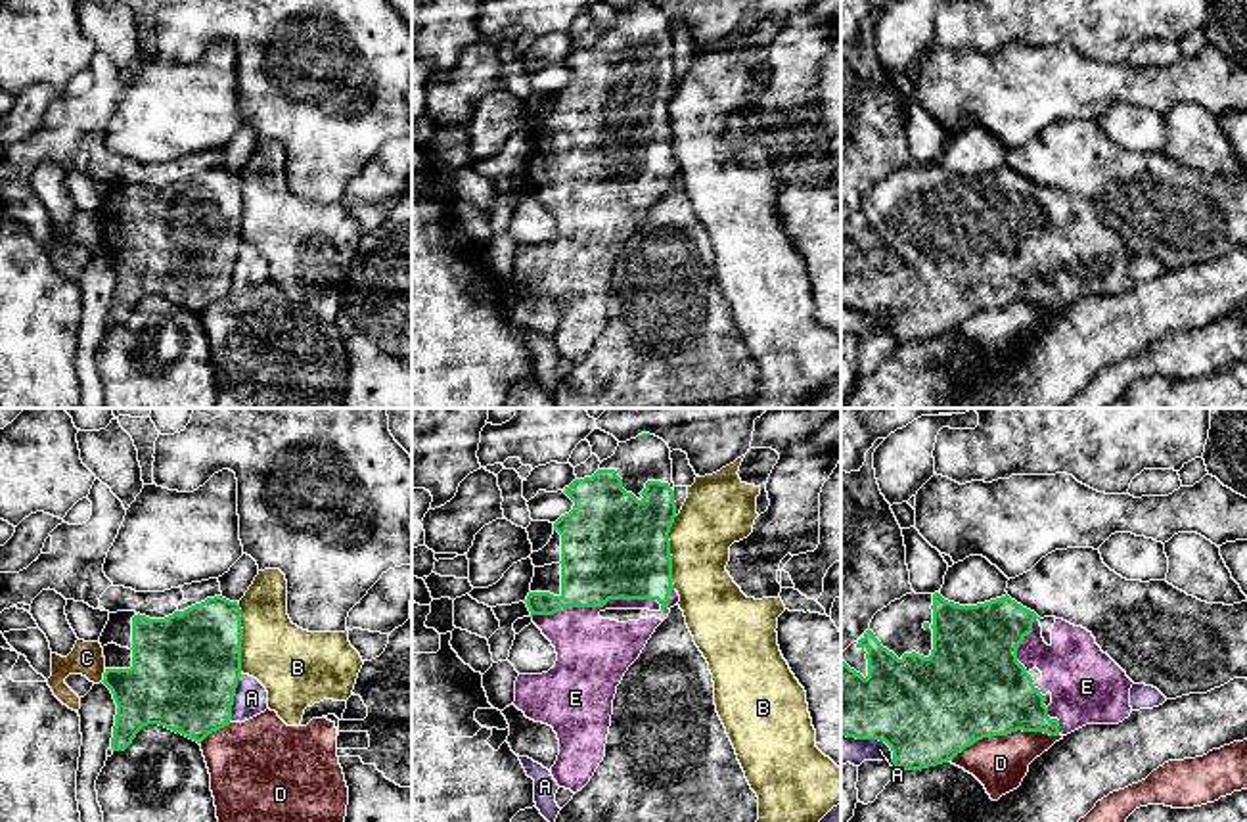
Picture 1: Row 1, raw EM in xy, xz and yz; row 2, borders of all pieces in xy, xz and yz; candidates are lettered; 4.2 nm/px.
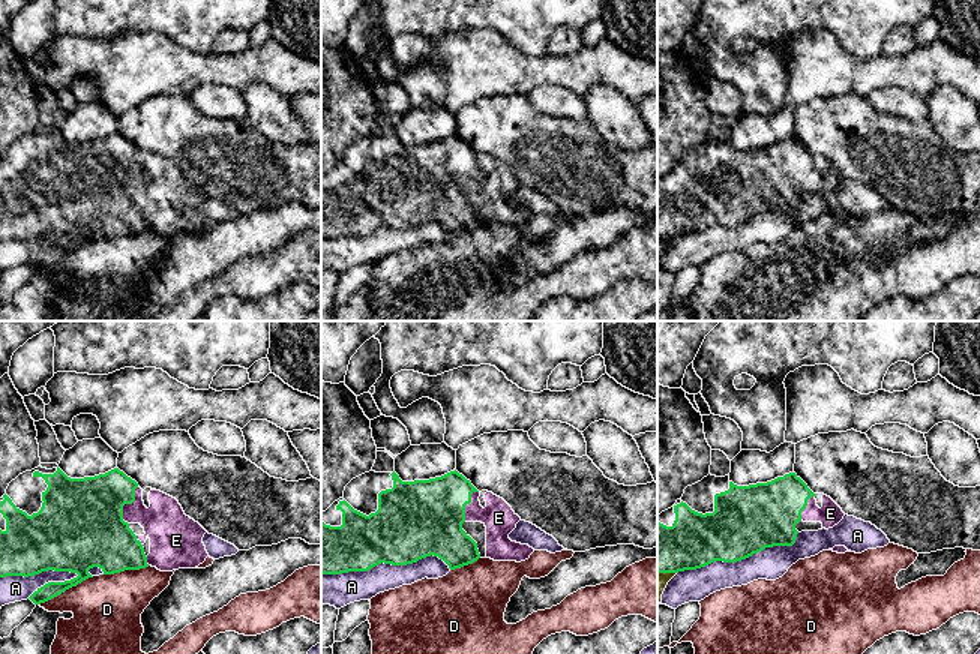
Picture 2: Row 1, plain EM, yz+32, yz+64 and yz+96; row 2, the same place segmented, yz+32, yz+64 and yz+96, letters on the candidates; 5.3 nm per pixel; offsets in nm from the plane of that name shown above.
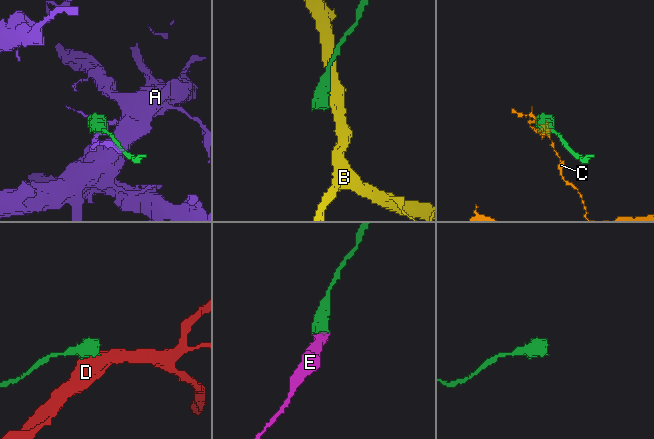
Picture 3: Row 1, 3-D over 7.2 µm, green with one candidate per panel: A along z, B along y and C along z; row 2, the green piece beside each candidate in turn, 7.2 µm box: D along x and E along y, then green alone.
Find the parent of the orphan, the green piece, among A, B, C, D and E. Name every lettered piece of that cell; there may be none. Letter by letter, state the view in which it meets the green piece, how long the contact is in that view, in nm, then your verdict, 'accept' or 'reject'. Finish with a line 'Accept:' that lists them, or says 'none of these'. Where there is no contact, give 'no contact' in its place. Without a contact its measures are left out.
A: contact in xy; length 220 nm; reject
B: contact in xz; length 320 nm; reject
C: contact in xy; length 60 nm; reject
D: contact in yz; length 500 nm; reject
E: contact in xz; length 550 nm; accept
Accept: E

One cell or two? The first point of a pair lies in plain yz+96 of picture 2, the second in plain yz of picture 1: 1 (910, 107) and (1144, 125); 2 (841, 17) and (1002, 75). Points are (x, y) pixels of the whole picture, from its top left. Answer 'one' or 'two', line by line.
1: one
2: two

